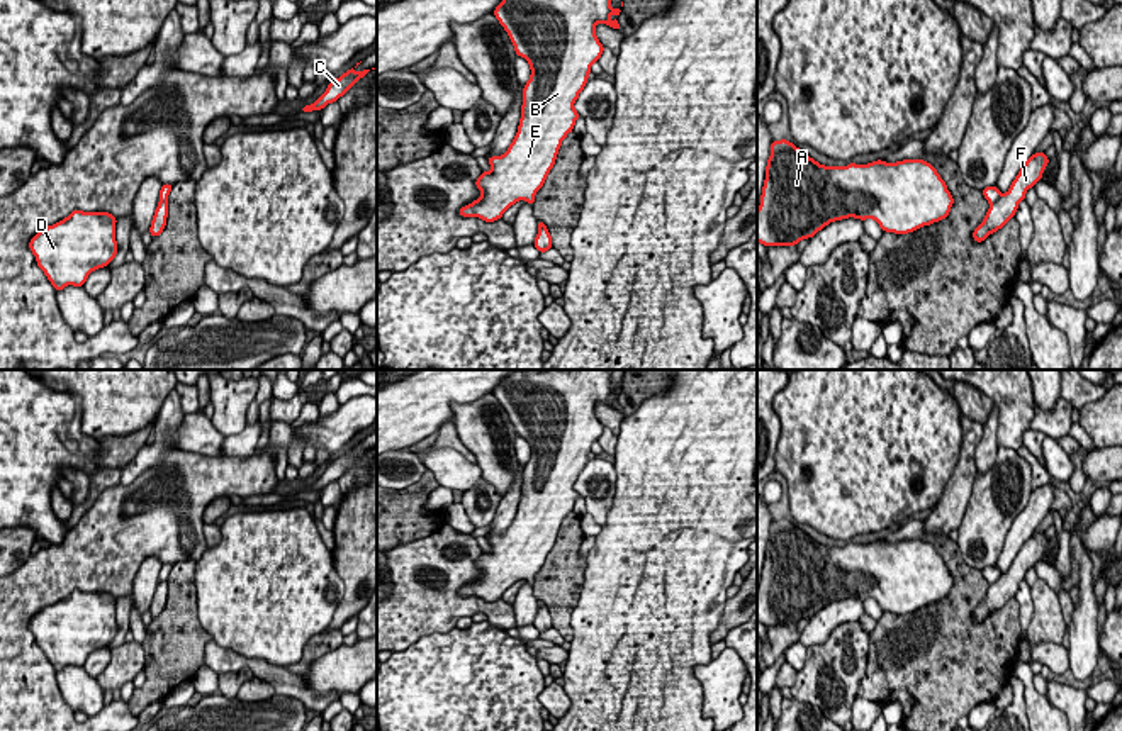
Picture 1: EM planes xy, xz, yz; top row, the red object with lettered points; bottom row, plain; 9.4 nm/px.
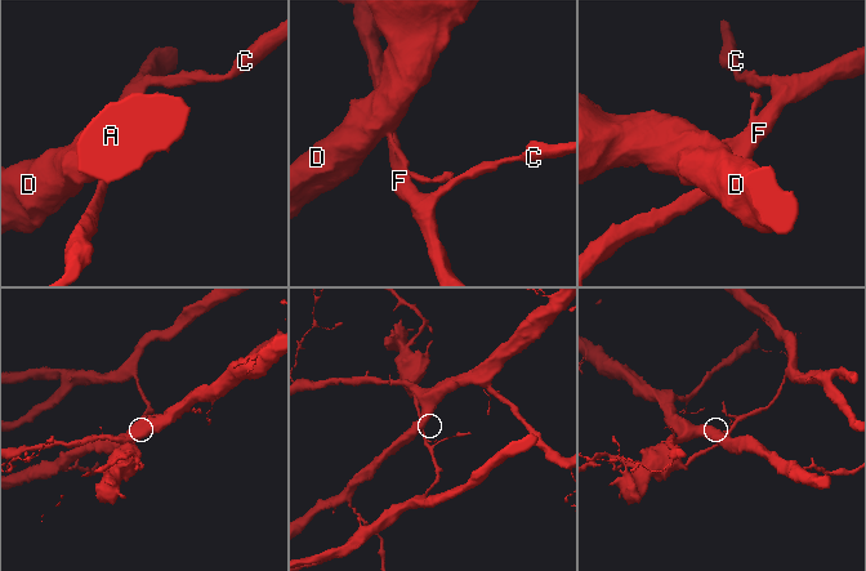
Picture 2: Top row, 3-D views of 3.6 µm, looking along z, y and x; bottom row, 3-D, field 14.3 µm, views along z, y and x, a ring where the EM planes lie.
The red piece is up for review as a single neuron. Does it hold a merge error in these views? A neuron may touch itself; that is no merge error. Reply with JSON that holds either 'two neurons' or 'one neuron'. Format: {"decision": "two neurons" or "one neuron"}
{"decision": "two neurons"}

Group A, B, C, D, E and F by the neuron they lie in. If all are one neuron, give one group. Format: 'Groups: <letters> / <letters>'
Groups: A B D E / C F

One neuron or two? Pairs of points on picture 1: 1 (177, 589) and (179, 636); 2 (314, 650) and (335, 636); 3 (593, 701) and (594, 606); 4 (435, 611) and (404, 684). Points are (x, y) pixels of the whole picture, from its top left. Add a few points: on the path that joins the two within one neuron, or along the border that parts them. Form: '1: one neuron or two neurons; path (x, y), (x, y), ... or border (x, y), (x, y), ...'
1: one neuron; path (179, 601), (179, 624)
2: one neuron; path (319, 645), (330, 640)
3: one neuron; path (594, 677), (594, 630)
4: two neurons; border (455, 626), (447, 631), (423, 635), (394, 653)

